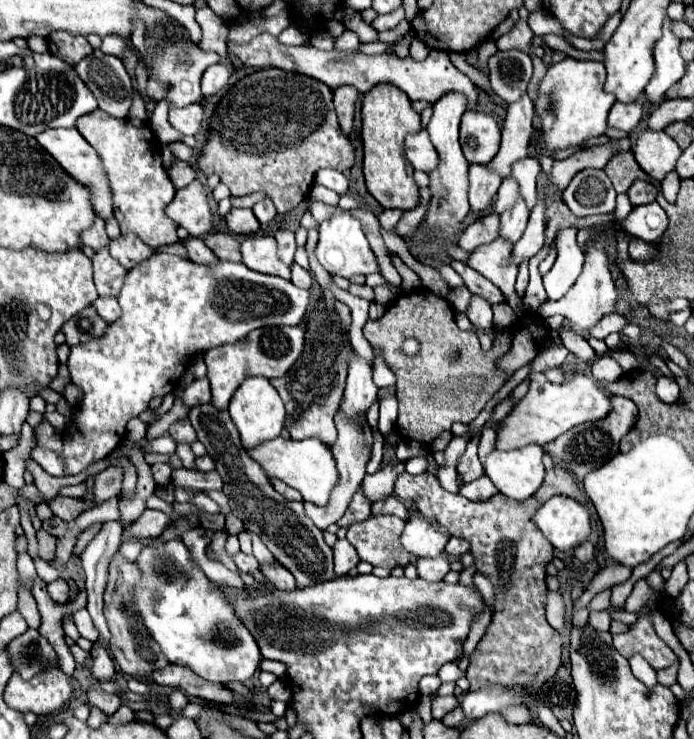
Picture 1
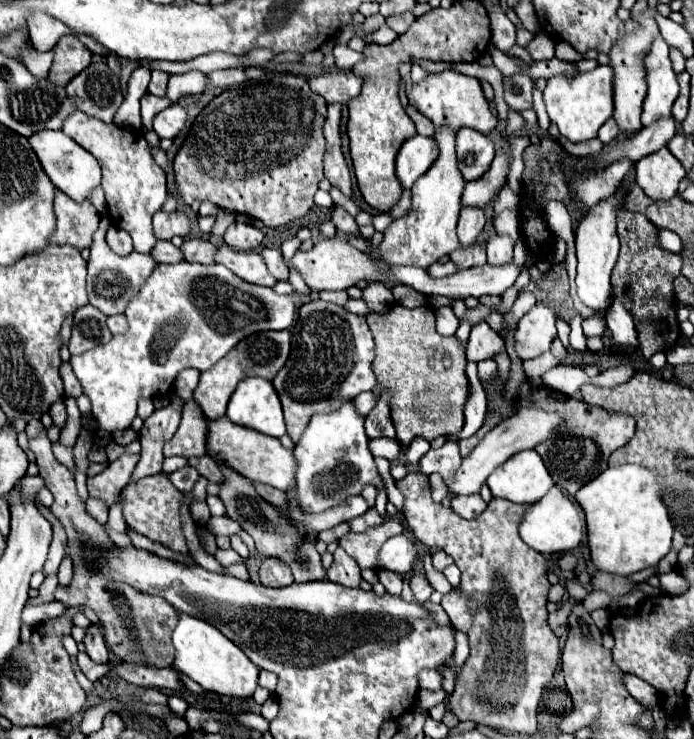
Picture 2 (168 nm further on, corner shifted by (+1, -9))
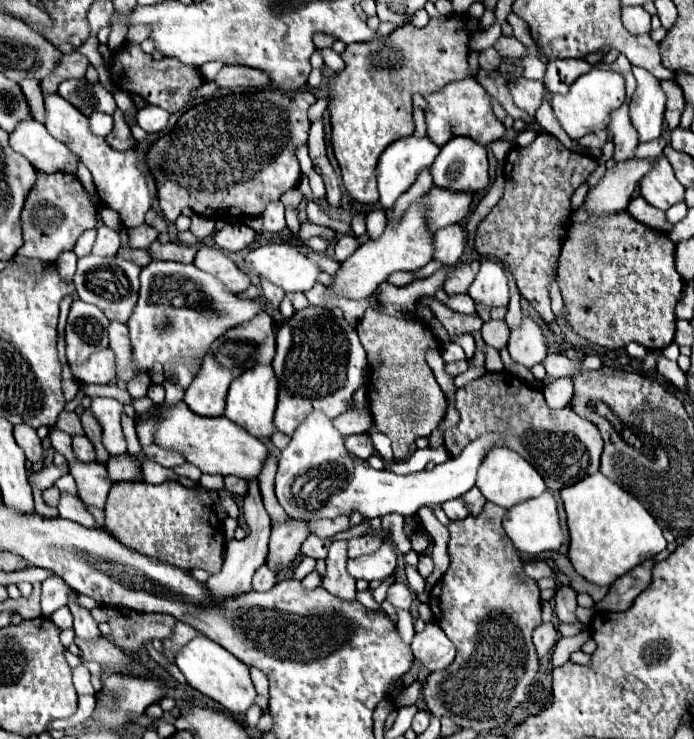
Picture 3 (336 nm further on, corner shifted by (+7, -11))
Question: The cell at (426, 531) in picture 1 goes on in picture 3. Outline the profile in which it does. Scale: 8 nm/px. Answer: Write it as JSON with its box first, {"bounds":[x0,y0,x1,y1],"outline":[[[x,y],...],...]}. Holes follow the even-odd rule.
{"bounds":[346,541,396,579],"outline":[[[384,541],[374,555],[364,555],[358,559],[348,559],[346,569],[354,579],[384,579],[396,569],[396,549],[390,541]]]}

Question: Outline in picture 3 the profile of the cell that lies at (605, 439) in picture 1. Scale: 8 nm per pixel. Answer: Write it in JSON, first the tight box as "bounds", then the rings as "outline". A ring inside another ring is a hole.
{"bounds":[444,371,604,491],"outline":[[[508,371],[484,373],[482,377],[474,379],[466,387],[458,389],[456,391],[456,411],[460,415],[458,425],[444,431],[444,447],[452,457],[460,455],[462,449],[468,443],[472,443],[474,439],[478,439],[480,435],[498,433],[500,439],[496,445],[502,445],[502,447],[508,447],[508,449],[520,453],[542,475],[548,489],[552,489],[552,491],[560,491],[562,487],[578,483],[584,477],[596,473],[600,467],[600,453],[602,453],[604,443],[602,443],[598,429],[594,425],[590,425],[590,421],[578,417],[570,407],[550,409],[540,391],[528,387],[526,383],[520,383],[520,379]]]}

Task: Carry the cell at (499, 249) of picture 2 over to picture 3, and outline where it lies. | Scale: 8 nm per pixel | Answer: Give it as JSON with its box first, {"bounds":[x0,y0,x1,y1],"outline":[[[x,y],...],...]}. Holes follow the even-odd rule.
{"bounds":[468,259,510,307],"outline":[[[482,259],[480,271],[470,285],[468,295],[484,307],[508,307],[510,291],[502,265],[498,261]]]}

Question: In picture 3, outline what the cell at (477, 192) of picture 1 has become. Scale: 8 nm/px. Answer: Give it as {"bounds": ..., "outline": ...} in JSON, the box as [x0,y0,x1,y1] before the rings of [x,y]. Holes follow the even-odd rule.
{"bounds":[434,225,466,265],"outline":[[[462,225],[442,227],[434,235],[434,261],[442,265],[454,265],[460,261],[466,247],[466,233]]]}

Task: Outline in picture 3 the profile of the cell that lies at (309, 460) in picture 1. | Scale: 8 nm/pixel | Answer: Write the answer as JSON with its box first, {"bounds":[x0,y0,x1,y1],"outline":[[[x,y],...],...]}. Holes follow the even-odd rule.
{"bounds":[136,401,268,479],"outline":[[[184,401],[174,405],[154,405],[152,411],[144,415],[136,415],[136,423],[142,423],[144,419],[154,419],[154,443],[168,451],[178,451],[184,455],[184,459],[192,465],[196,465],[202,473],[218,473],[218,475],[236,475],[242,479],[254,479],[260,475],[262,463],[268,455],[266,445],[246,433],[242,427],[232,423],[228,417],[198,417],[188,409]]]}

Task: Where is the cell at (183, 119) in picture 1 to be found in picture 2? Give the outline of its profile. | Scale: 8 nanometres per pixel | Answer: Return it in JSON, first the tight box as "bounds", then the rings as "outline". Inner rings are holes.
{"bounds":[154,103,188,139],"outline":[[[174,103],[154,117],[154,131],[160,139],[174,139],[186,125],[188,113],[182,105]]]}

